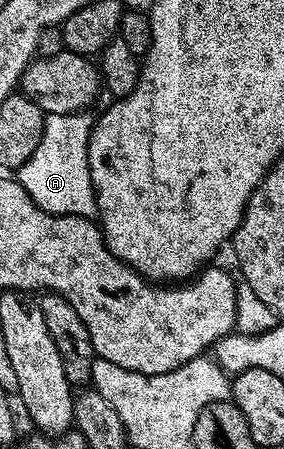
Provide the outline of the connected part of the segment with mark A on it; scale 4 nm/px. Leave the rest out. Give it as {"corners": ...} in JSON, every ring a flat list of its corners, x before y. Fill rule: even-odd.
{"corners":[[90,113,77,114,49,114,45,117,45,132,41,136,41,144,37,144,37,152,25,160,25,164,17,171,17,180,29,192,35,206,40,206,50,214,64,214,65,216,81,216,94,219,99,205,95,199,95,189,91,183,89,166,89,140,93,129,93,118]]}

